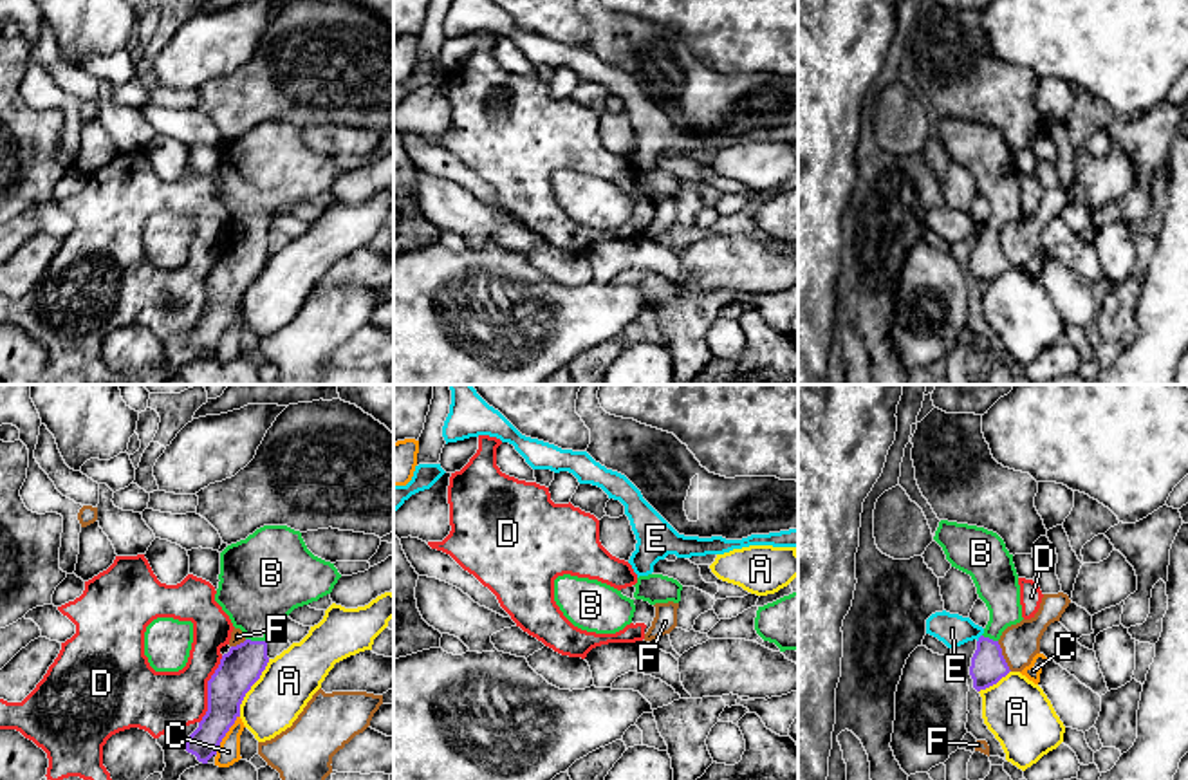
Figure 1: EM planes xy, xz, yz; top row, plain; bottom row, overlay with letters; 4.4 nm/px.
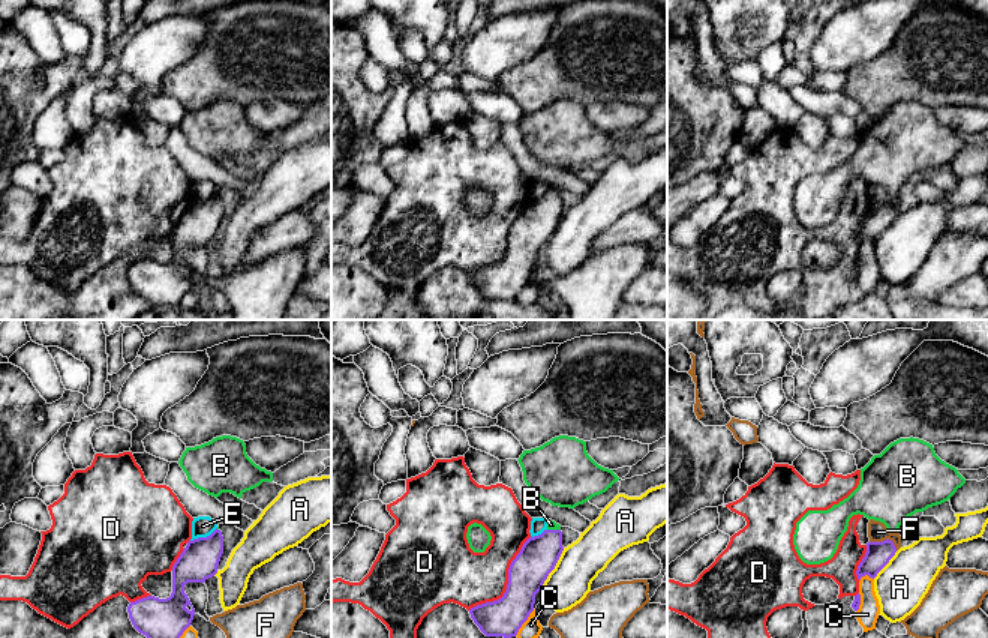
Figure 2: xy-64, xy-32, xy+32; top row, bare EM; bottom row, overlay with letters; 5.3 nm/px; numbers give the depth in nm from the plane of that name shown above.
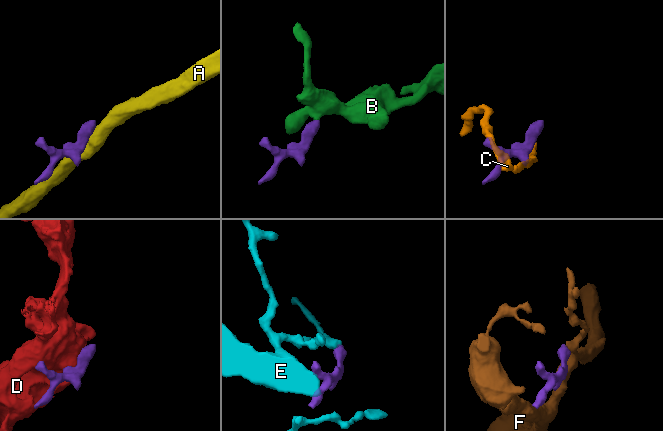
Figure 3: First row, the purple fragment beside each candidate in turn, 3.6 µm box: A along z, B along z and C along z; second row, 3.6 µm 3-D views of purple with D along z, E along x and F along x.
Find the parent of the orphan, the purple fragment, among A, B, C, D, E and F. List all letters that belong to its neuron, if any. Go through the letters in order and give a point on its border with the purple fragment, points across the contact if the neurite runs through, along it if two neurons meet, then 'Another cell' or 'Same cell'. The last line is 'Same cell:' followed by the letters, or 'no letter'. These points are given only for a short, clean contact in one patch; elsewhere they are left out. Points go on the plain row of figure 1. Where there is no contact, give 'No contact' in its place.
A: Touches purple at xy (250, 284). Boundary: xy (269, 255), (260, 273), (246, 289), (239, 311). Another cell
B: Touches purple at xy (257, 237). Path across: xy (239, 264), (251, 251), (257, 237), (257, 181). Same cell
C: Touches purple at xy (224, 331). Another cell
D: Touches purple at xy (208, 286). Another cell
E: Touches purple at yz (979, 233). Boundary: yz (981, 230), (977, 237). Another cell
F: Touches purple at yz (1002, 251). Boundary: yz (997, 237), (1011, 266). Another cell
Same cell: B

